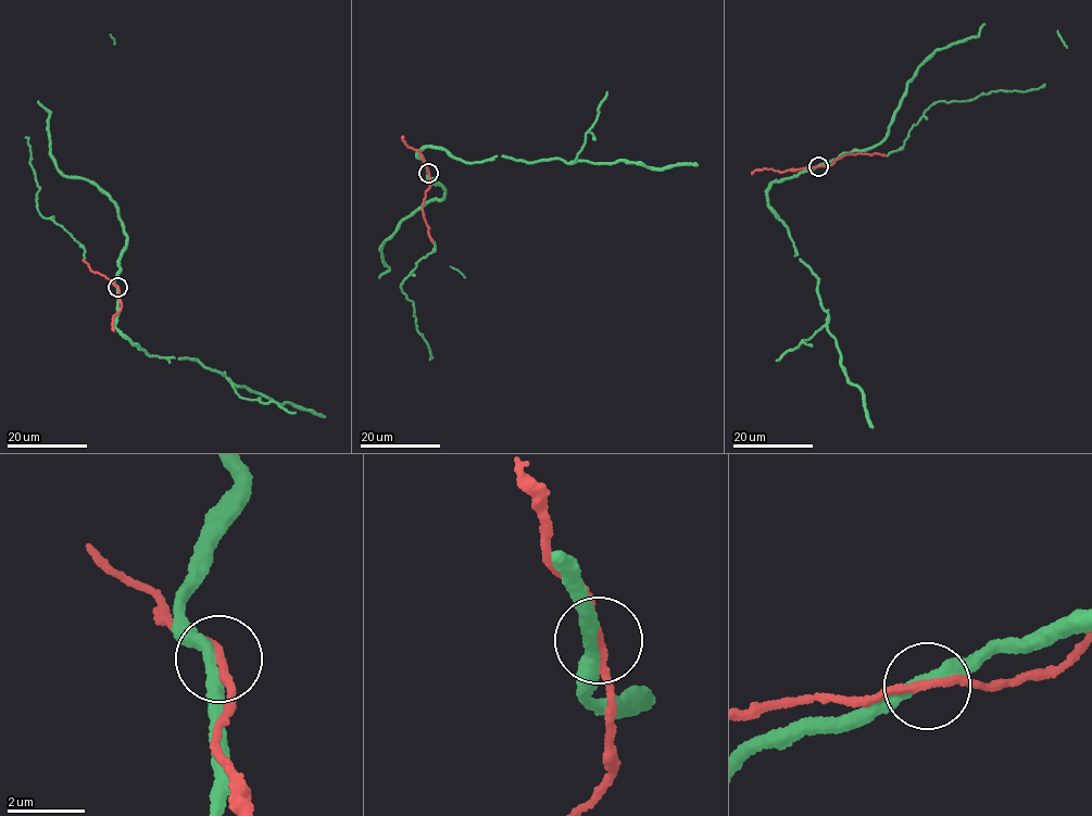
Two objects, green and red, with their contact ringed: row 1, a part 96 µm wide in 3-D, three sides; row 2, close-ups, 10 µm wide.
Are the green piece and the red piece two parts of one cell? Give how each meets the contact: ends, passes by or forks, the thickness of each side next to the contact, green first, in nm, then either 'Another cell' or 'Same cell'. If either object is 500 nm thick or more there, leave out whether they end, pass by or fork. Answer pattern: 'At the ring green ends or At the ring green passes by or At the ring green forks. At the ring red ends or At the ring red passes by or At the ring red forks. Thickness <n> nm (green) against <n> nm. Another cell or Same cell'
At the ring green passes by. At the ring red passes by. Thickness 320 nm (green) against 180 nm. Same cell

